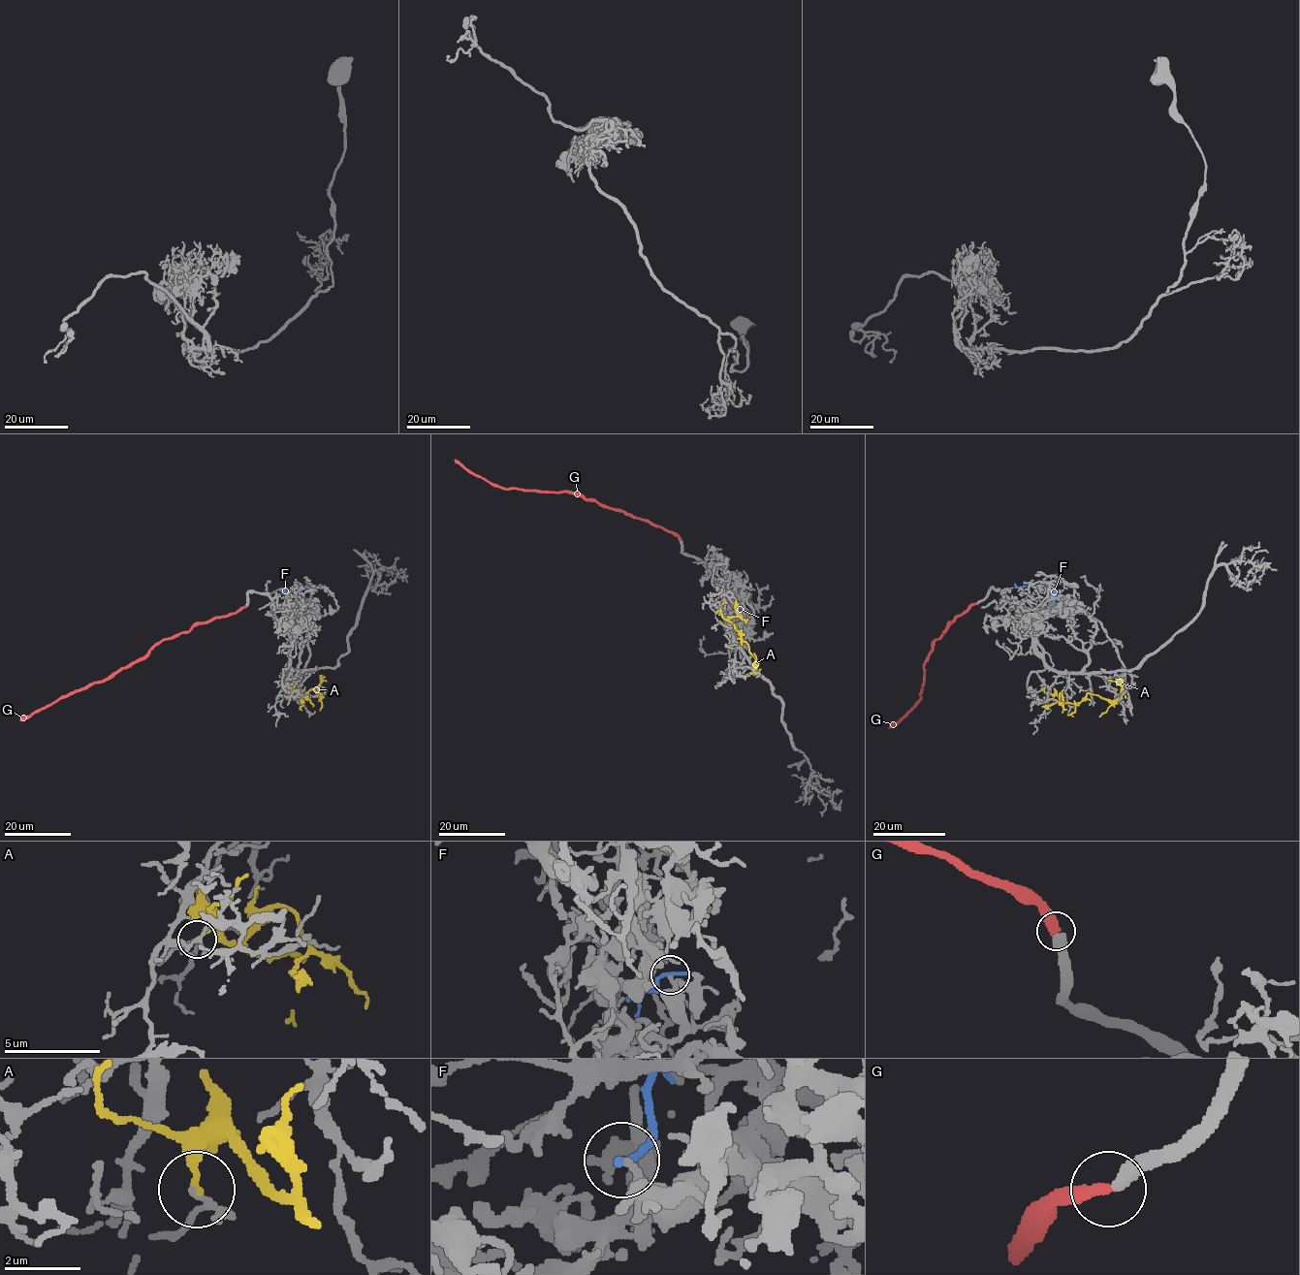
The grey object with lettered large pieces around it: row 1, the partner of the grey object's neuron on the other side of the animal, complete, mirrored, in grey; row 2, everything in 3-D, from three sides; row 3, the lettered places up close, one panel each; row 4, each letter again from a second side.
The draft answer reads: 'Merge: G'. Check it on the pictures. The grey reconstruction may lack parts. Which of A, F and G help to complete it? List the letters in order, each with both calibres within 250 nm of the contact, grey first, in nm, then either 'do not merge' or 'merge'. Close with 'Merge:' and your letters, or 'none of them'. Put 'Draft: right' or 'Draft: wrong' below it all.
A: calibres 100 and 160 nm; do not merge
F: calibres 200 and 220 nm; do not merge
G: calibres 440 and 420 nm; merge
Merge: G
Draft: right

